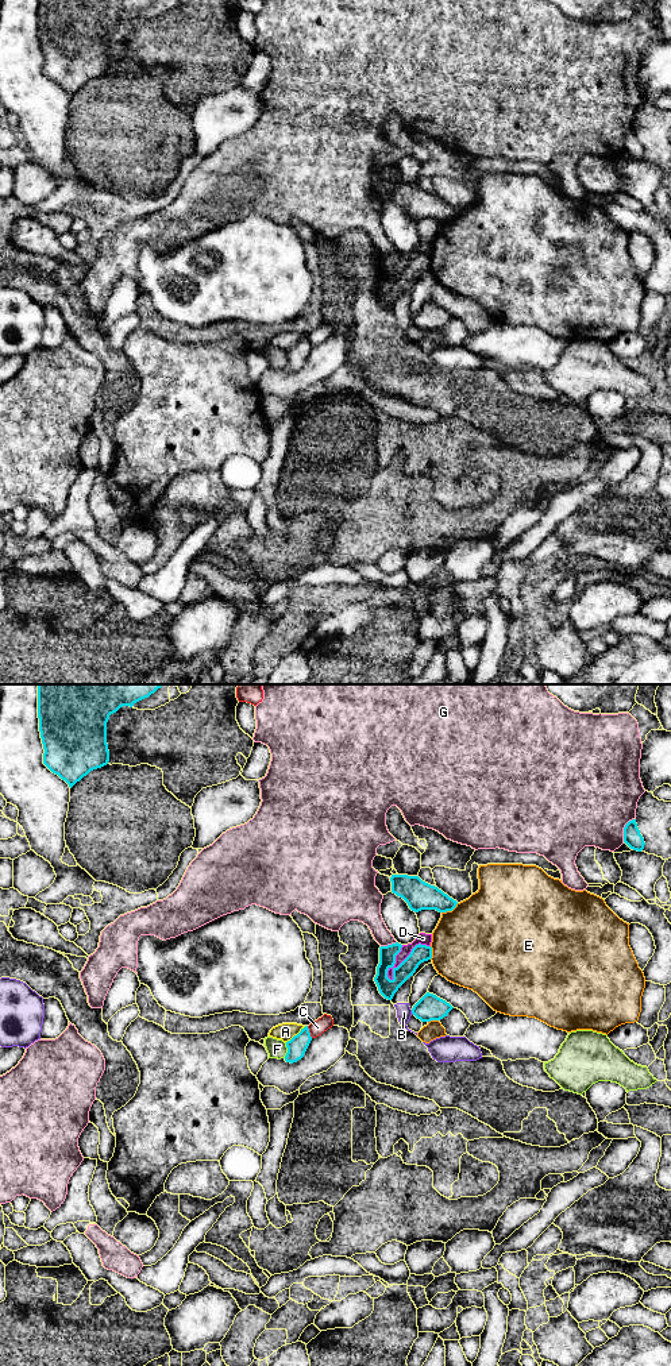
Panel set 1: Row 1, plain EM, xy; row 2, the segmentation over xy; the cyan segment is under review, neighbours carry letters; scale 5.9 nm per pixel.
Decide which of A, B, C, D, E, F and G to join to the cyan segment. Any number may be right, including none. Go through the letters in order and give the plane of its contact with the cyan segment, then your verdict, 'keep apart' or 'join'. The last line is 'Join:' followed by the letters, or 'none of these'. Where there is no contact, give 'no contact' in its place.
A: meets cyan in xy; keep apart
B: meets cyan in xy; keep apart
C: meets cyan in xy; keep apart
D: meets cyan in xy; keep apart
E: meets cyan in xy; keep apart
F: meets cyan in xy; keep apart
G: meets cyan in xy; keep apart
Join: none of these

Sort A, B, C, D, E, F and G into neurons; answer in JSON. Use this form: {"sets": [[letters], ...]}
{"sets": [["A", "G"], ["B"], ["C"], ["D"], ["E"], ["F"]]}

